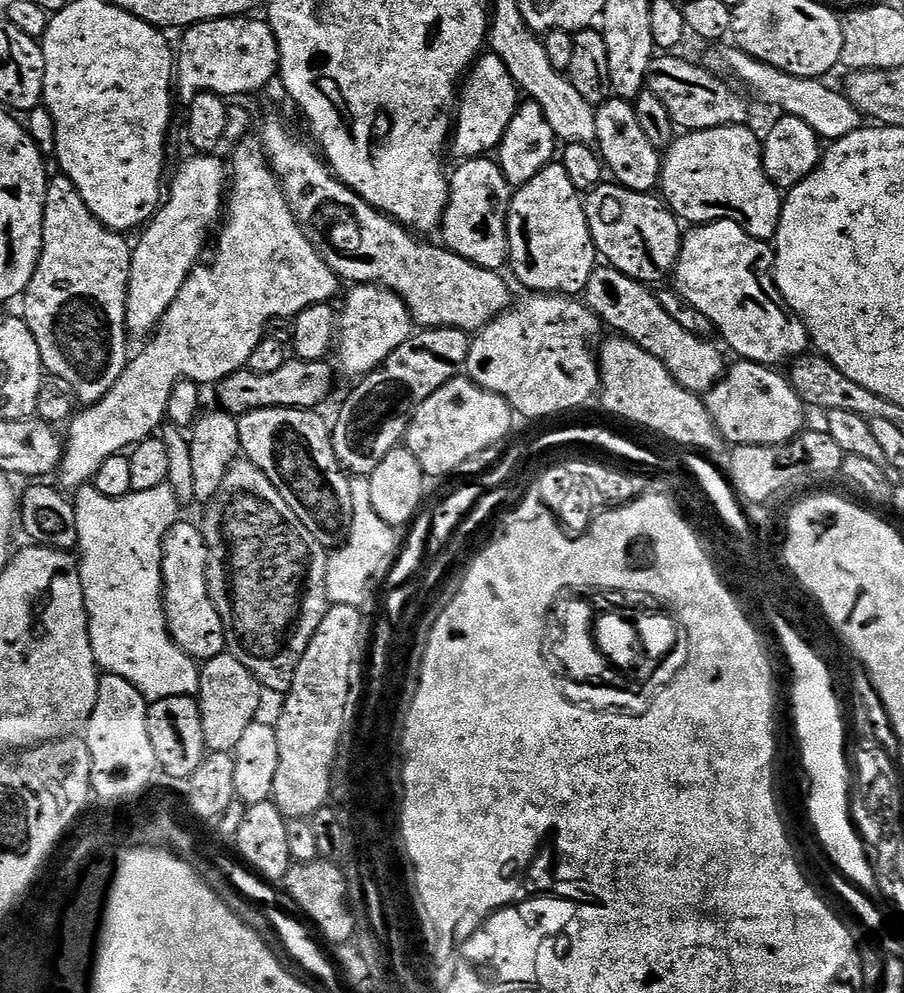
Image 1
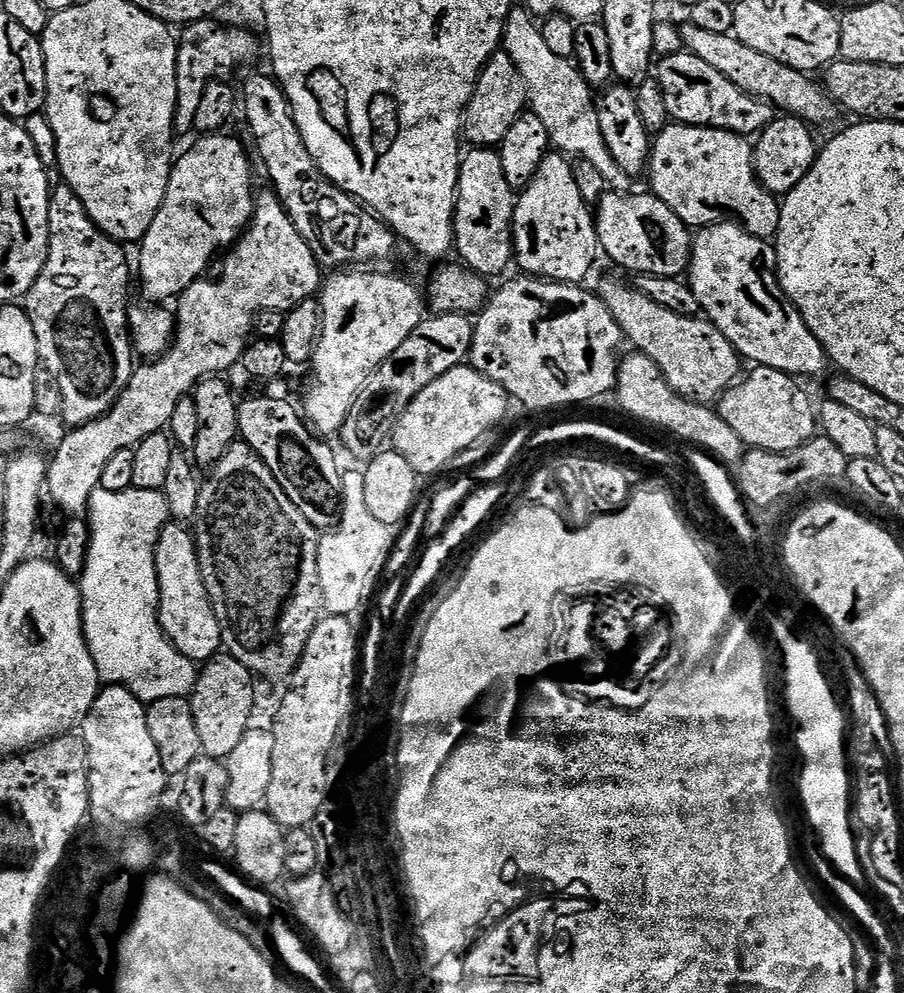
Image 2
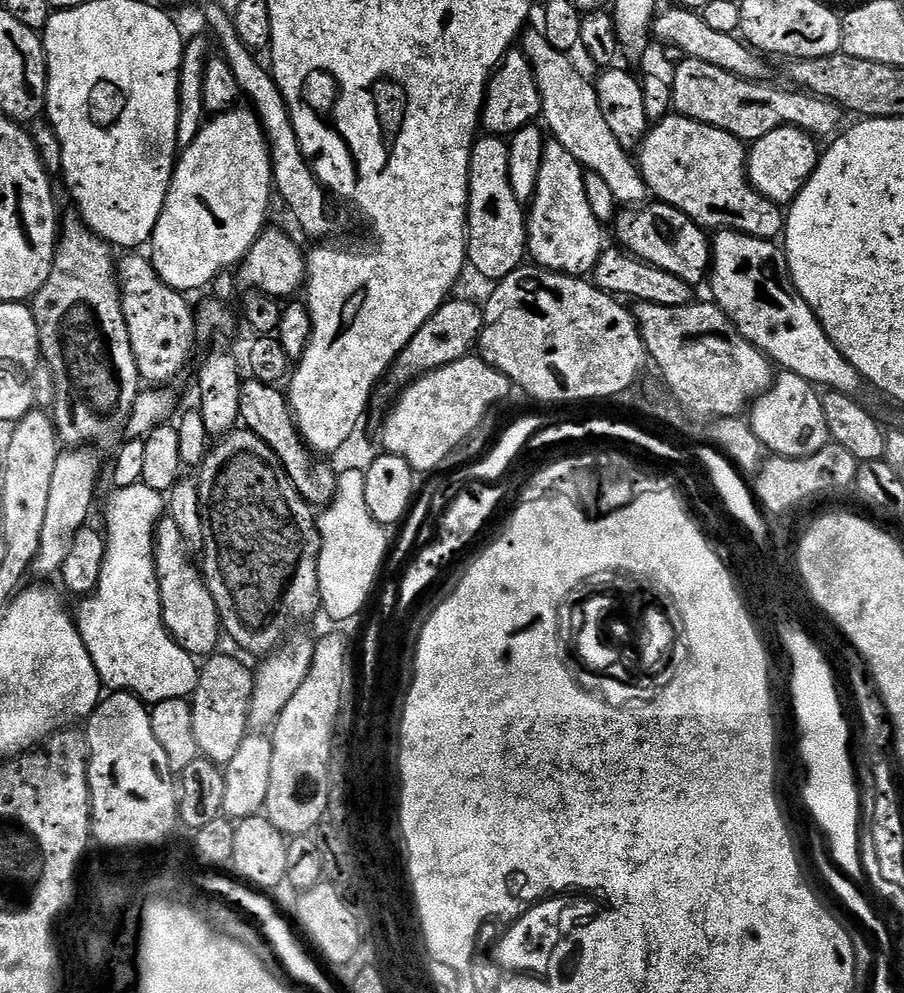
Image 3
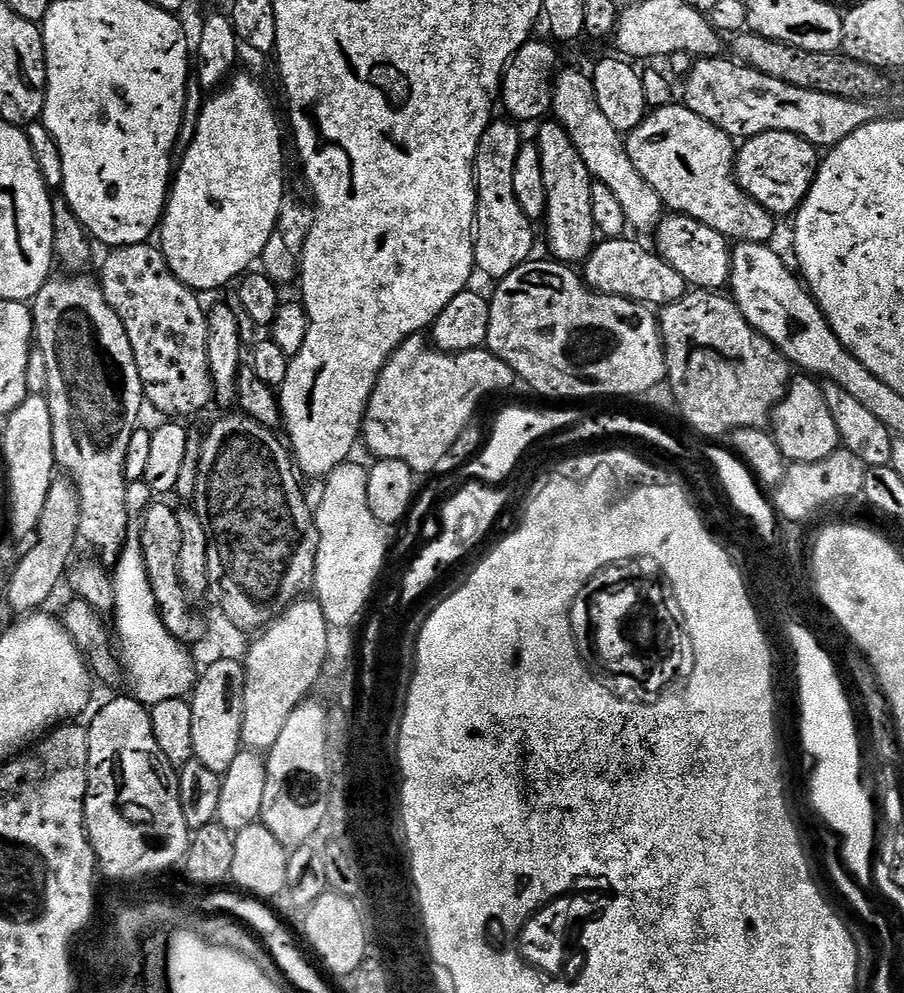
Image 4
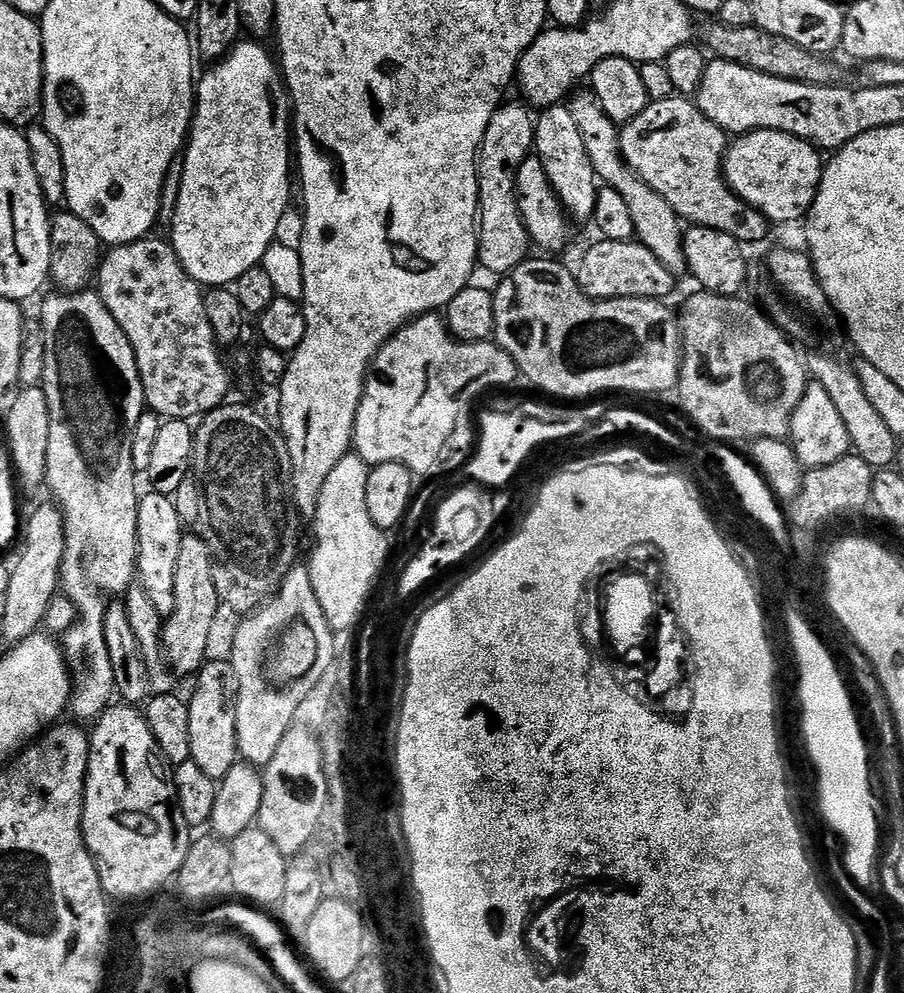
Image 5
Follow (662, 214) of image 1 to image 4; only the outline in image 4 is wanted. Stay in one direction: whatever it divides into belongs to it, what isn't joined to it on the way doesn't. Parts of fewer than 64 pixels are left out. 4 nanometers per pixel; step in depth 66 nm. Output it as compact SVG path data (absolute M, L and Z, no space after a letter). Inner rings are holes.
M668 214L657 224L655 251L696 290L720 290L730 280L730 241L710 226L689 216Z

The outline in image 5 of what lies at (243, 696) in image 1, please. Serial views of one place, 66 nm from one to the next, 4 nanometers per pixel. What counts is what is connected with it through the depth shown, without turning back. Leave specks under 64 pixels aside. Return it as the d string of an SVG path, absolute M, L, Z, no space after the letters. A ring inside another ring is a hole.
M207 661L195 677L196 689L187 701L190 714L190 750L192 758L210 778L219 781L238 763L236 733L236 695L238 678L229 661Z

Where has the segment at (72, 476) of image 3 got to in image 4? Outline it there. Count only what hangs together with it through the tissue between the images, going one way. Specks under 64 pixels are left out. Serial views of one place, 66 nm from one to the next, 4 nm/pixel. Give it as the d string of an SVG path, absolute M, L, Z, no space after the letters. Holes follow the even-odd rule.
M68 478L53 479L52 489L42 509L42 518L36 531L34 543L21 558L14 572L9 575L8 602L17 615L27 615L44 606L59 582L63 581L69 566L73 563L72 551L78 545L79 532L79 494L73 481Z

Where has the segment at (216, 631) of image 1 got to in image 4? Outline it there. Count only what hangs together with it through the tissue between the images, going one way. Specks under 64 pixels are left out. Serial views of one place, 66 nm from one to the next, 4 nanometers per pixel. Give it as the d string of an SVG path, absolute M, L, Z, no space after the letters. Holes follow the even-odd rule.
M152 502L143 513L142 519L144 519L144 525L138 530L138 537L141 542L142 554L145 556L146 574L150 578L150 586L154 590L156 604L160 607L162 622L166 626L166 630L170 630L170 634L175 640L179 640L180 643L185 646L191 646L198 643L204 634L205 617L200 614L195 616L195 614L188 609L190 597L188 593L184 591L183 584L179 578L178 552L181 549L182 535L181 529L178 527L176 514L177 509L175 507L171 508L168 504Z

